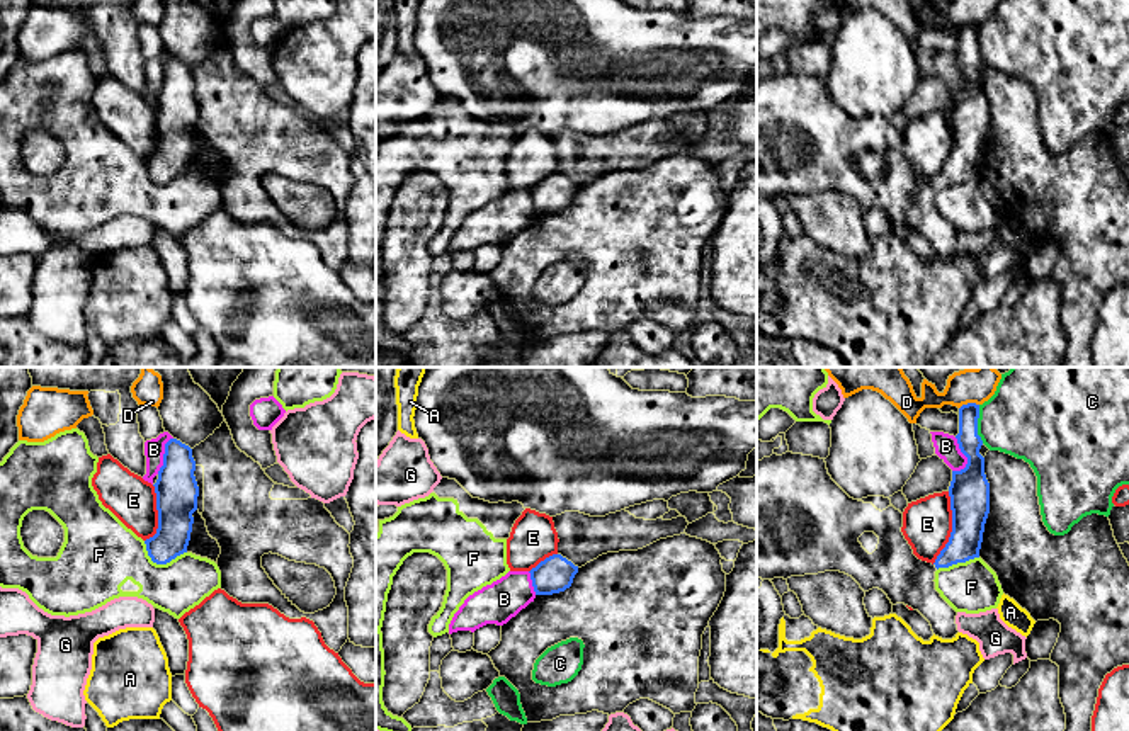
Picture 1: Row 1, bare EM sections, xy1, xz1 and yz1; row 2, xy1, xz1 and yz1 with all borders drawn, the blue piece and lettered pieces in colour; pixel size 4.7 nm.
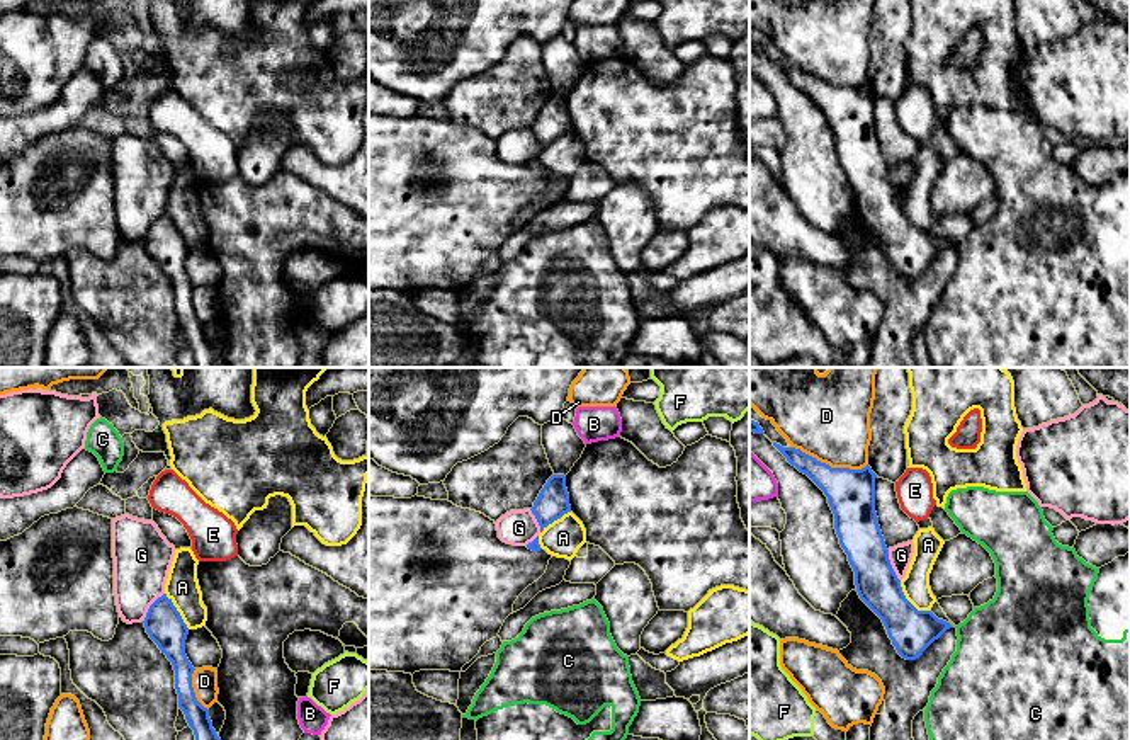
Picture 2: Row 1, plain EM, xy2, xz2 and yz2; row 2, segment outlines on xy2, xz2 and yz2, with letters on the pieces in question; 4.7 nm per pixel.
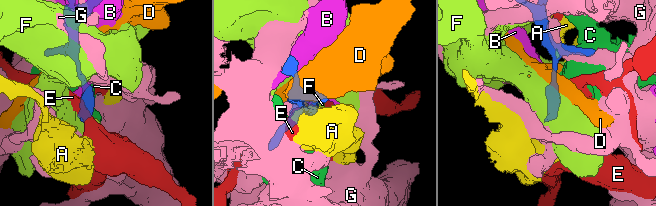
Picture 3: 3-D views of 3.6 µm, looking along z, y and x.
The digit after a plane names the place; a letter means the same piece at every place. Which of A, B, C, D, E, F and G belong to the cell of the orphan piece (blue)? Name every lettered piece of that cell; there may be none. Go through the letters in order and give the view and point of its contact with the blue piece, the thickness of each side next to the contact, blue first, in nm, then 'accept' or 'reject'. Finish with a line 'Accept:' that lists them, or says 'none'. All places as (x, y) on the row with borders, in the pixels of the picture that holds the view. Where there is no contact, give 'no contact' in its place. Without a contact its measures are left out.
A: meets blue in yz2 at (908, 601); 200 nm thick on the blue side, 130 nm on the other; reject
B: meets blue in yz1 at (963, 453); 190 nm thick on the blue side, 110 nm on the other; reject
C: meets blue in yz1 at (976, 424); 120 nm thick on the blue side, 400 nm on the other; reject
D: meets blue in yz2 at (828, 465); 220 nm thick on the blue side, 400 nm on the other; reject
E: meets blue in yz1 at (953, 527); 190 nm thick on the blue side, 240 nm on the other; reject
F: meets blue in xy1 at (160, 563); 160 nm thick on the blue side, 300 nm on the other; reject
G: meets blue in yz2 at (891, 565); 200 nm thick on the blue side, 110 nm on the other; reject
Accept: none

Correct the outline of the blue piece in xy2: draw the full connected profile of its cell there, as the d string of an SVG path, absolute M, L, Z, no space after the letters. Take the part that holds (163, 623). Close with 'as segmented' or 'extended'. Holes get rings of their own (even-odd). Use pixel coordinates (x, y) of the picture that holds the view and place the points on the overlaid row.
M167 594L158 597L150 606L143 623L150 638L173 665L178 708L184 711L189 726L194 730L195 740L221 740L212 728L209 709L195 697L192 687L192 674L195 669L185 655L189 628L172 599L168 599Z; as segmented

